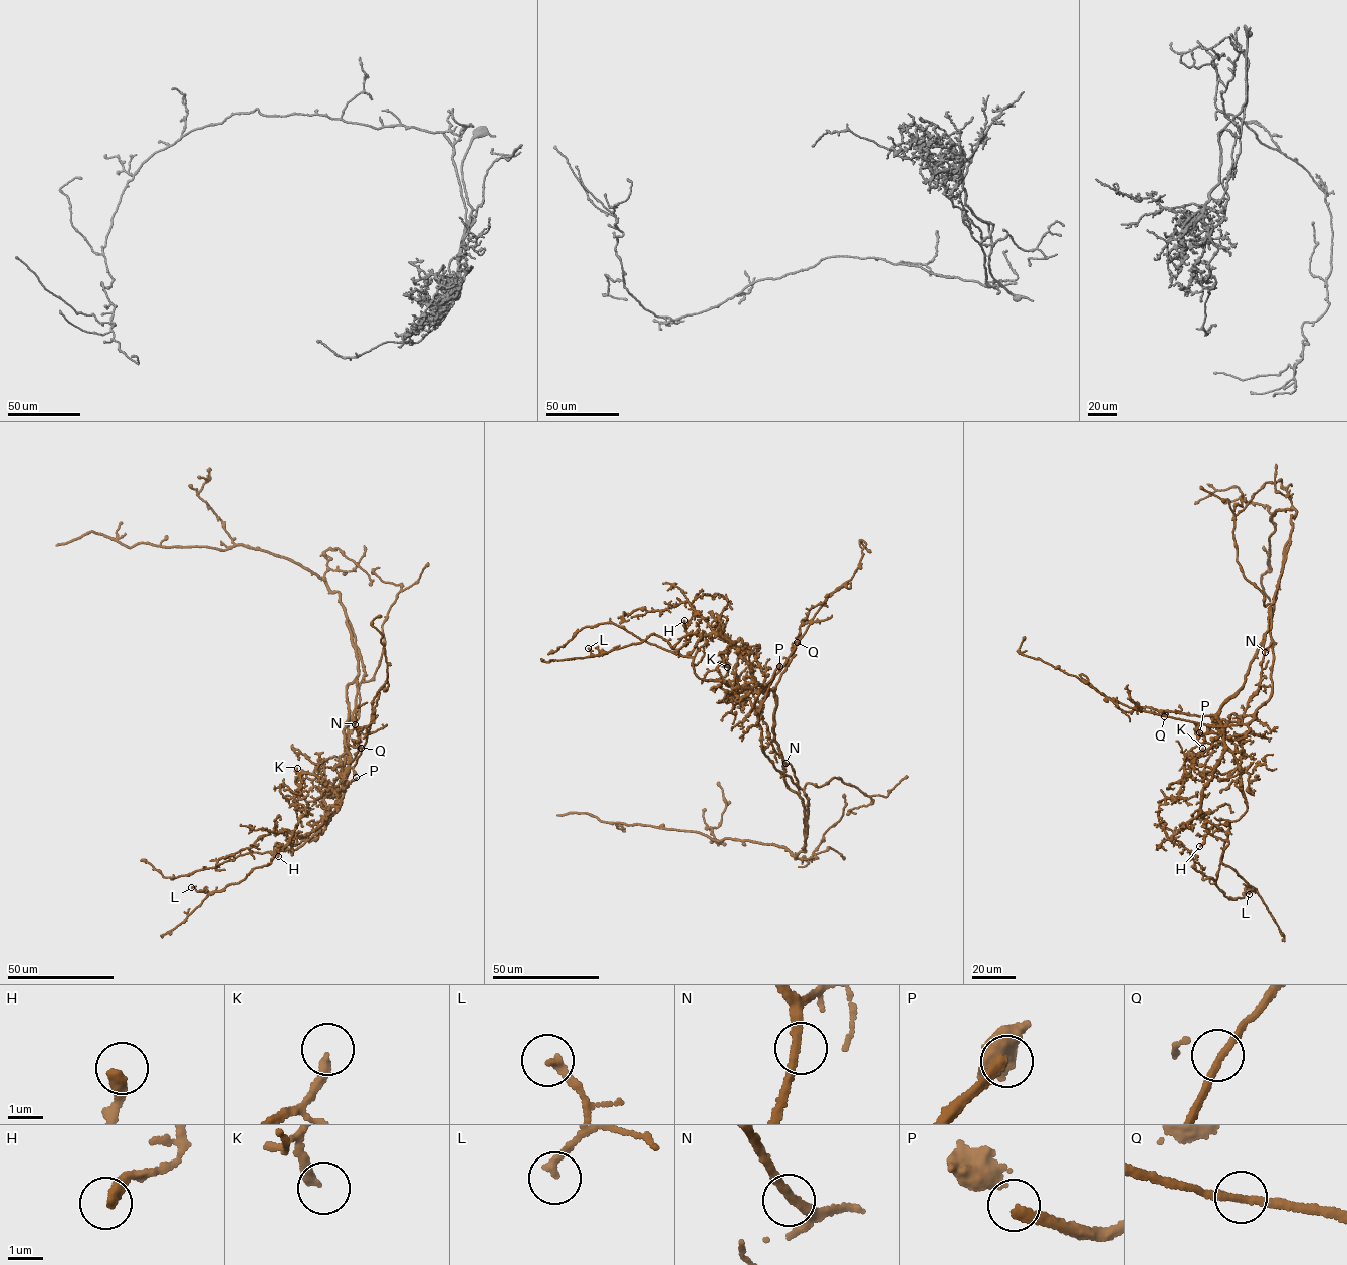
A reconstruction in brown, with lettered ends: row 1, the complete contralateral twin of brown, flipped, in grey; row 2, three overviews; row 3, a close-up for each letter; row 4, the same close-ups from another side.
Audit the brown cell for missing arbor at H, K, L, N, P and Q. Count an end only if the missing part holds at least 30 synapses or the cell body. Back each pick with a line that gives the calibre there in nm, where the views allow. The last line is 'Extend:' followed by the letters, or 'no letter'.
P: 220 nm thick
Extend: P

